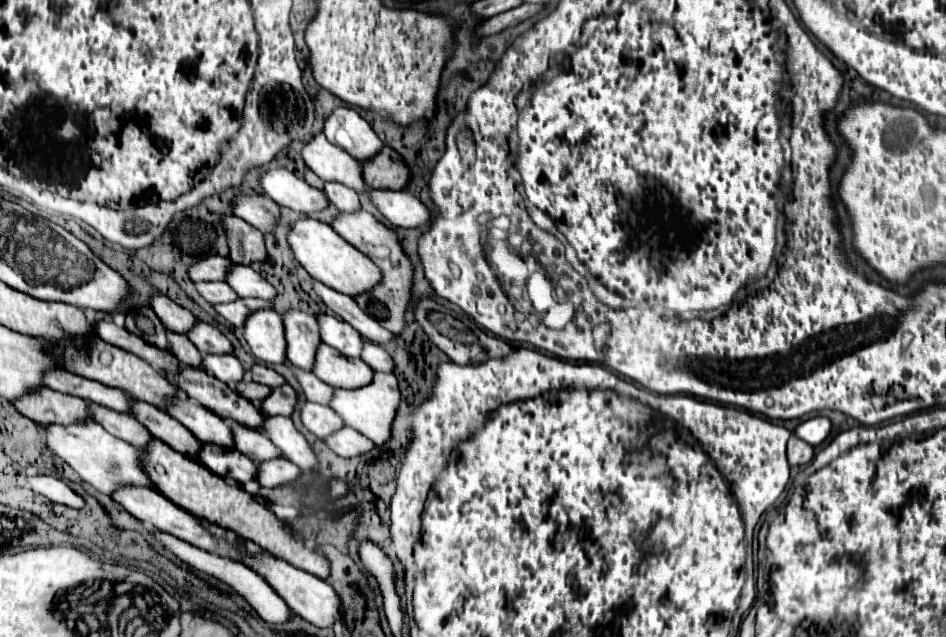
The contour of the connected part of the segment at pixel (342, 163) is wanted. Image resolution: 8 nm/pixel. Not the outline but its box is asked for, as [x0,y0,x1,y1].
[301,133,371,191]

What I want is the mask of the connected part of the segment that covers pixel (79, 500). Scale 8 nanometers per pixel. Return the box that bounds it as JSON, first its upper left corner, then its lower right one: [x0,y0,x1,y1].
[29,475,85,509]

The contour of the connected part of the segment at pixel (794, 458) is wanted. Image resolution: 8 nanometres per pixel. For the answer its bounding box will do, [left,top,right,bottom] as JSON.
[787,435,813,465]

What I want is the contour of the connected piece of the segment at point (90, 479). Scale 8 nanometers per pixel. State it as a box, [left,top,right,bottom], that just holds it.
[43,423,157,493]

